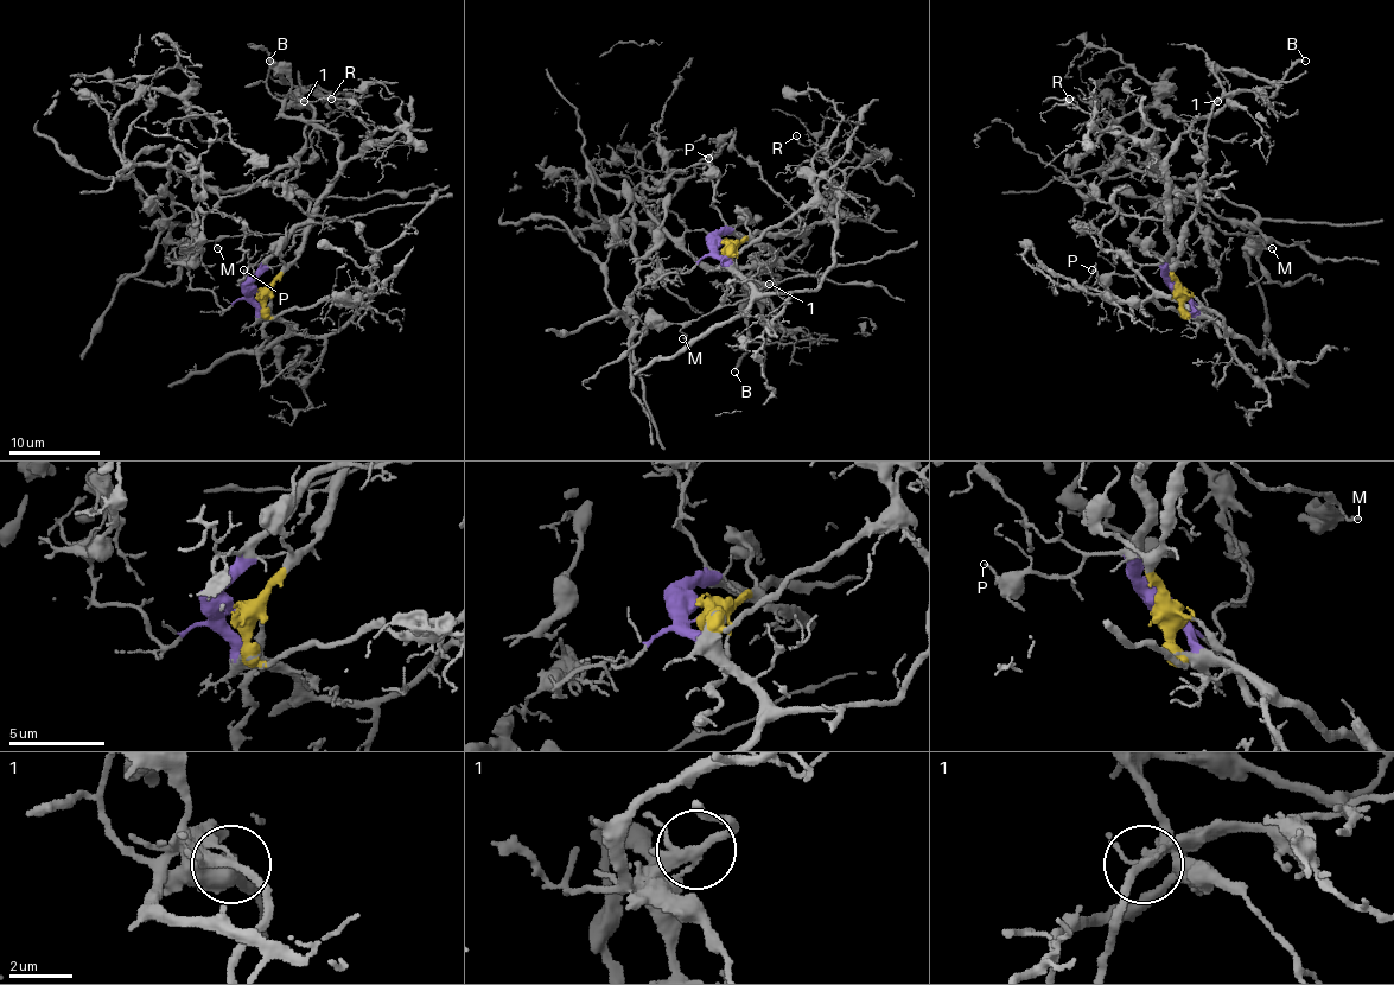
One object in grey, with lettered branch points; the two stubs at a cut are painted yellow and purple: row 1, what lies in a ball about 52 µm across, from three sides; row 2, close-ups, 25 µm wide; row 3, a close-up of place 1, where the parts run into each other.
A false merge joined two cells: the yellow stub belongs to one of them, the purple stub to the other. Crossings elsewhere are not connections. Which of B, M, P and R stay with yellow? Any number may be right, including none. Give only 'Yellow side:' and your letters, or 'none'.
Yellow side: B, M

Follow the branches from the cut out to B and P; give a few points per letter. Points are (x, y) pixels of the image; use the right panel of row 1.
B: (1178, 291), (1173, 264), (1203, 175), (1205, 126), (1222, 94), (1217, 76), (1245, 69), (1277, 81), (1304, 59)
P: (1178, 291), (1158, 266), (1144, 266), (1133, 274), (1105, 274), (1092, 271)

